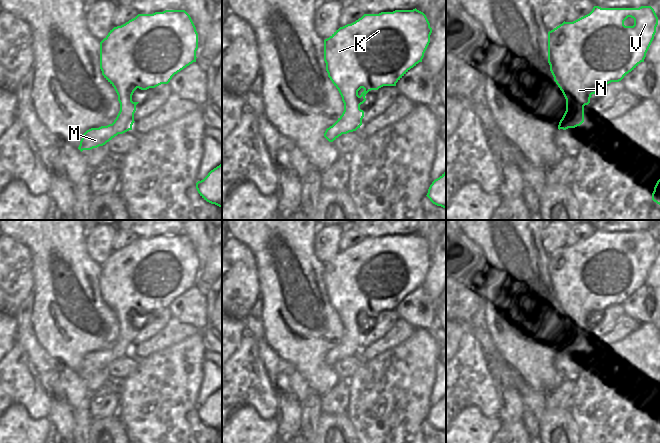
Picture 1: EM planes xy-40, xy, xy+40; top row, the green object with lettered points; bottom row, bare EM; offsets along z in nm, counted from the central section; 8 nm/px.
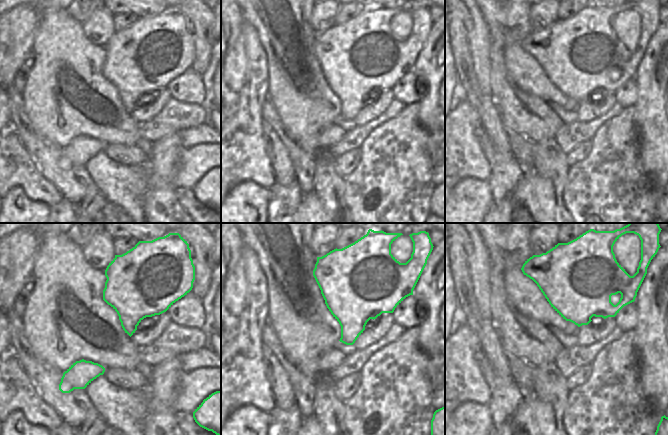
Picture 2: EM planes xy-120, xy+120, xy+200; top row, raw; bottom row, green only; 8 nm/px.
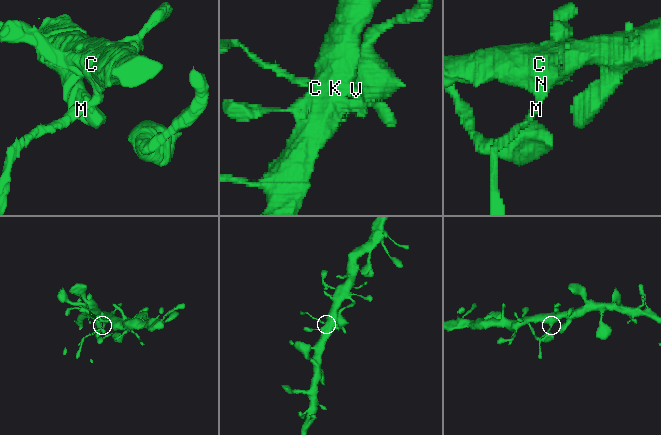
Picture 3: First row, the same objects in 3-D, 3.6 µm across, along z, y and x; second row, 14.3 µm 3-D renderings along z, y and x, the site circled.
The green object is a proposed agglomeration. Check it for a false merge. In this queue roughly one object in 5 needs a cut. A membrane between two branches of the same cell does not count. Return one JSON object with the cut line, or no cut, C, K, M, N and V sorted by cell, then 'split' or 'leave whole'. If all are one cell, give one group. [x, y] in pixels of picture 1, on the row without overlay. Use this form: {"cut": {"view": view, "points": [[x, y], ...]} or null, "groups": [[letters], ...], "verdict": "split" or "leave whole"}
{"cut": {"view": "xy", "points": [[334, 347], [341, 358]]}, "groups": [["C", "K", "N", "V"], ["M"]], "verdict": "split"}

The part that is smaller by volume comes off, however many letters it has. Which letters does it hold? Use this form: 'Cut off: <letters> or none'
Cut off: M.

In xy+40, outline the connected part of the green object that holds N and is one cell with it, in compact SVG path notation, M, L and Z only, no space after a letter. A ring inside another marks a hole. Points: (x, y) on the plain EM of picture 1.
M594 230L592 235L573 245L563 246L548 256L548 287L554 305L566 323L566 335L559 346L560 353L575 352L584 346L584 330L590 327L592 318L601 316L611 306L621 305L629 296L644 286L646 277L654 263L658 241L651 230L639 232L601 232ZM631 241L633 250L625 250L624 245Z

